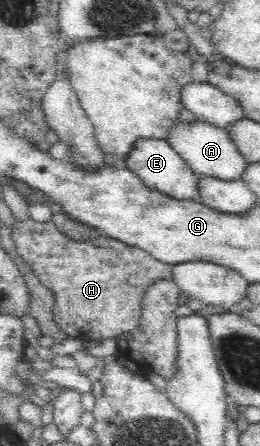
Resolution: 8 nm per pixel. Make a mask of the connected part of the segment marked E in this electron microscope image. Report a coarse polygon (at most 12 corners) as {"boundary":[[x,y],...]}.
{"boundary":[[138,140],[123,166],[176,201],[200,178],[166,140]]}

